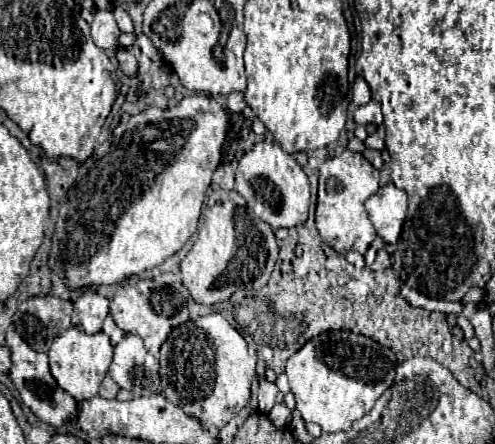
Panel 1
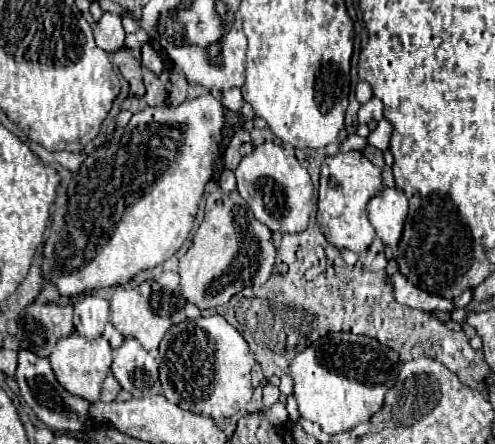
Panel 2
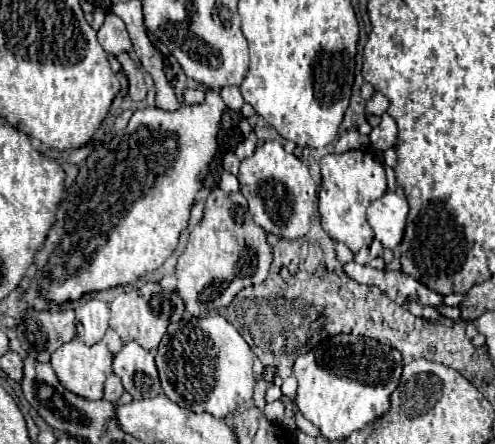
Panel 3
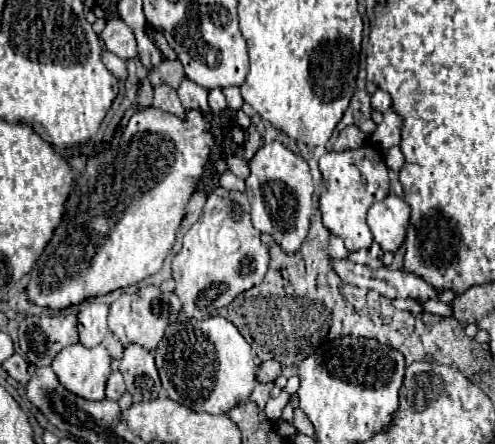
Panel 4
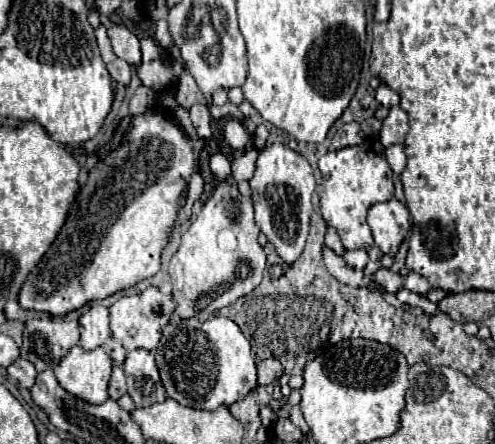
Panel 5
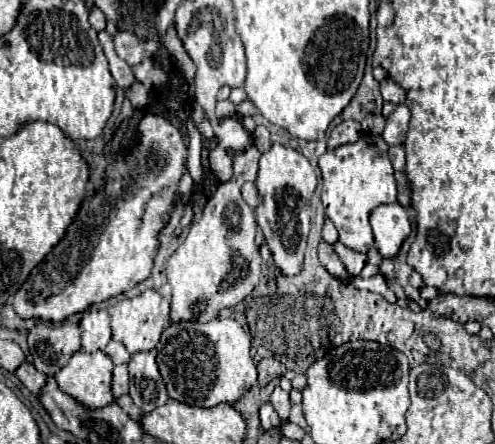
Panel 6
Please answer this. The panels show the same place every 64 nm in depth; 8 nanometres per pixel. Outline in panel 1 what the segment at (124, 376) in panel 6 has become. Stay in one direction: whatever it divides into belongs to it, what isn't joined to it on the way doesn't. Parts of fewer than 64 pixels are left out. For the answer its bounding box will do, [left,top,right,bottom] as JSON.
[98,376,118,398]

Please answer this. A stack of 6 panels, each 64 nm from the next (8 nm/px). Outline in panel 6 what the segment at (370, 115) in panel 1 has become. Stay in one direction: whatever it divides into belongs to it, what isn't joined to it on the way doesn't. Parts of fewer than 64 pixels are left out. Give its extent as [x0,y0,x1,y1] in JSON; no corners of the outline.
[380,80,406,104]

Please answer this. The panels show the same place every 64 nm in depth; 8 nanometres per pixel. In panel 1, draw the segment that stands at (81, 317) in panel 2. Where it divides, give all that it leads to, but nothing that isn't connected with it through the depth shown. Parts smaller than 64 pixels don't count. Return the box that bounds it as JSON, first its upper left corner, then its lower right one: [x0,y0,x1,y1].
[72,290,108,334]

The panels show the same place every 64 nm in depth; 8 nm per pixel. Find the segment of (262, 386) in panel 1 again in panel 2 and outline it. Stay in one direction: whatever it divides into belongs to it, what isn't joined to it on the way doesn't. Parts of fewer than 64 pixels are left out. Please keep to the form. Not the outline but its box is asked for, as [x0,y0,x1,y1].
[262,382,280,410]

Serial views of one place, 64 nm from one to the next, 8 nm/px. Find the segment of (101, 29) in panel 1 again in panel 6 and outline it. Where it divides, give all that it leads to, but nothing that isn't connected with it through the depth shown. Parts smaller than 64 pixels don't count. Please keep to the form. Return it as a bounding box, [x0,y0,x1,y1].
[114,30,146,66]

